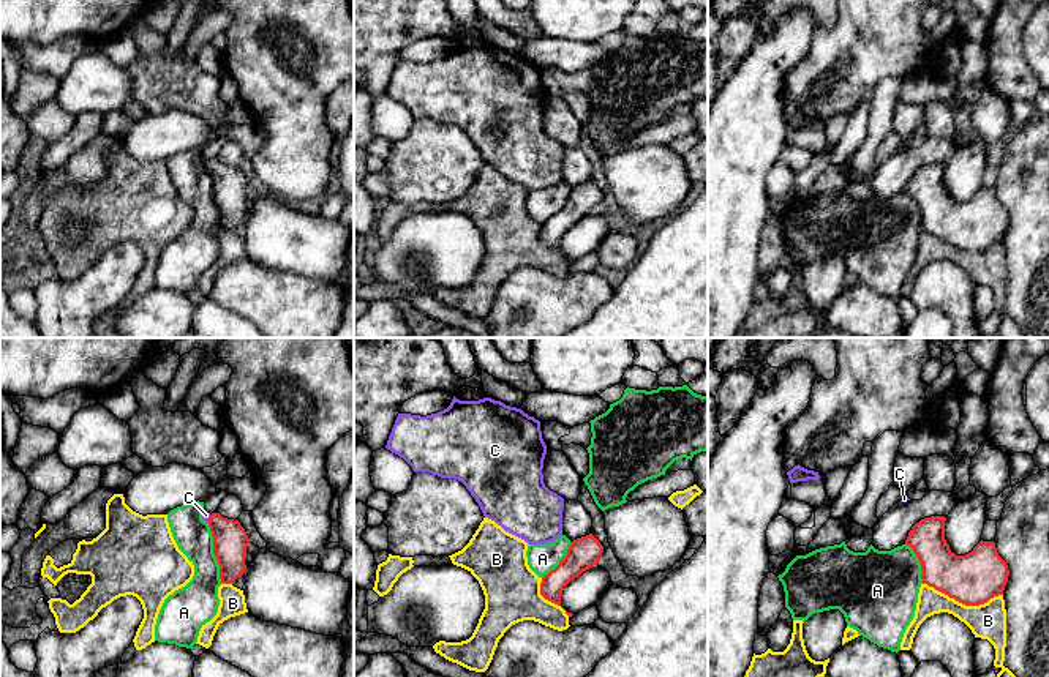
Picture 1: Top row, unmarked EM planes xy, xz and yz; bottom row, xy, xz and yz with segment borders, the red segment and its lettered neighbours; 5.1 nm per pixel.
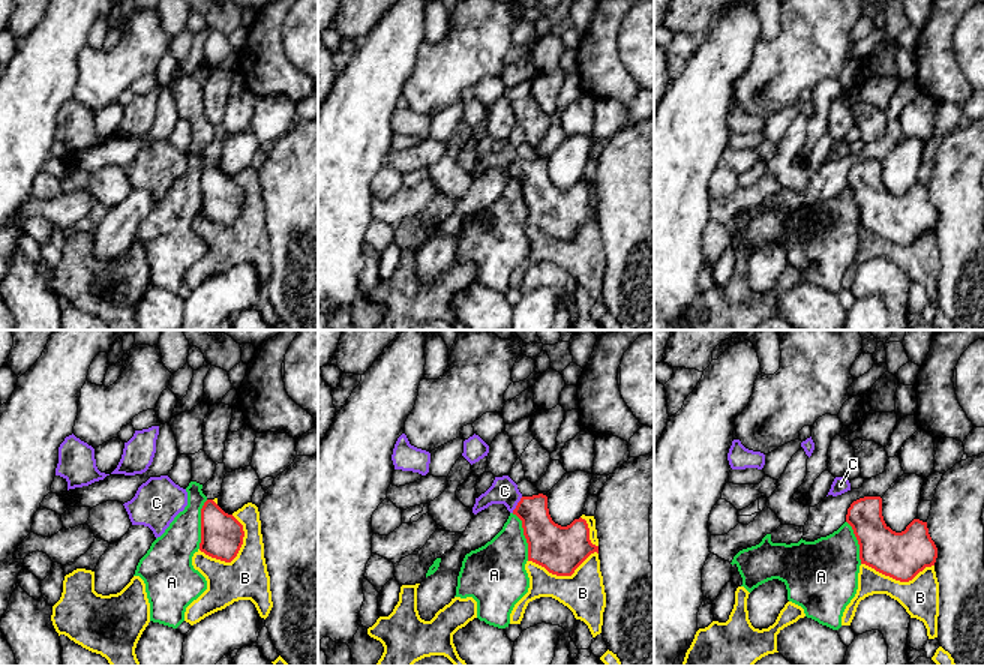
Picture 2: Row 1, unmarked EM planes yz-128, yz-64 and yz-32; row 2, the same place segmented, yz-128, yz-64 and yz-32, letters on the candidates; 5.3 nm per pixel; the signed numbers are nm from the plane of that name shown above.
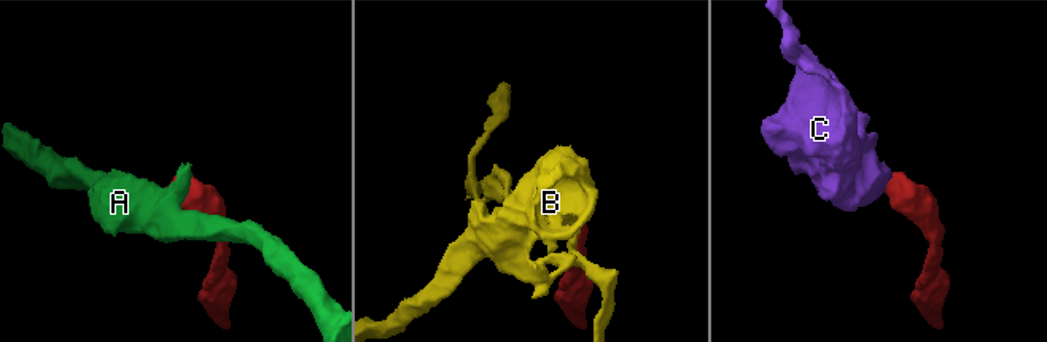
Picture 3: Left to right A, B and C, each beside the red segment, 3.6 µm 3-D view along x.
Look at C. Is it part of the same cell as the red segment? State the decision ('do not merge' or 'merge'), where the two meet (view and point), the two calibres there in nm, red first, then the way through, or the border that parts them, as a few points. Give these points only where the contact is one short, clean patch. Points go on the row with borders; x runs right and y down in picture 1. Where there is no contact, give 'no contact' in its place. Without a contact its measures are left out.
merge | xy (209, 518) | 180/40 nm | across xy (229, 538), (209, 518), (206, 515)

